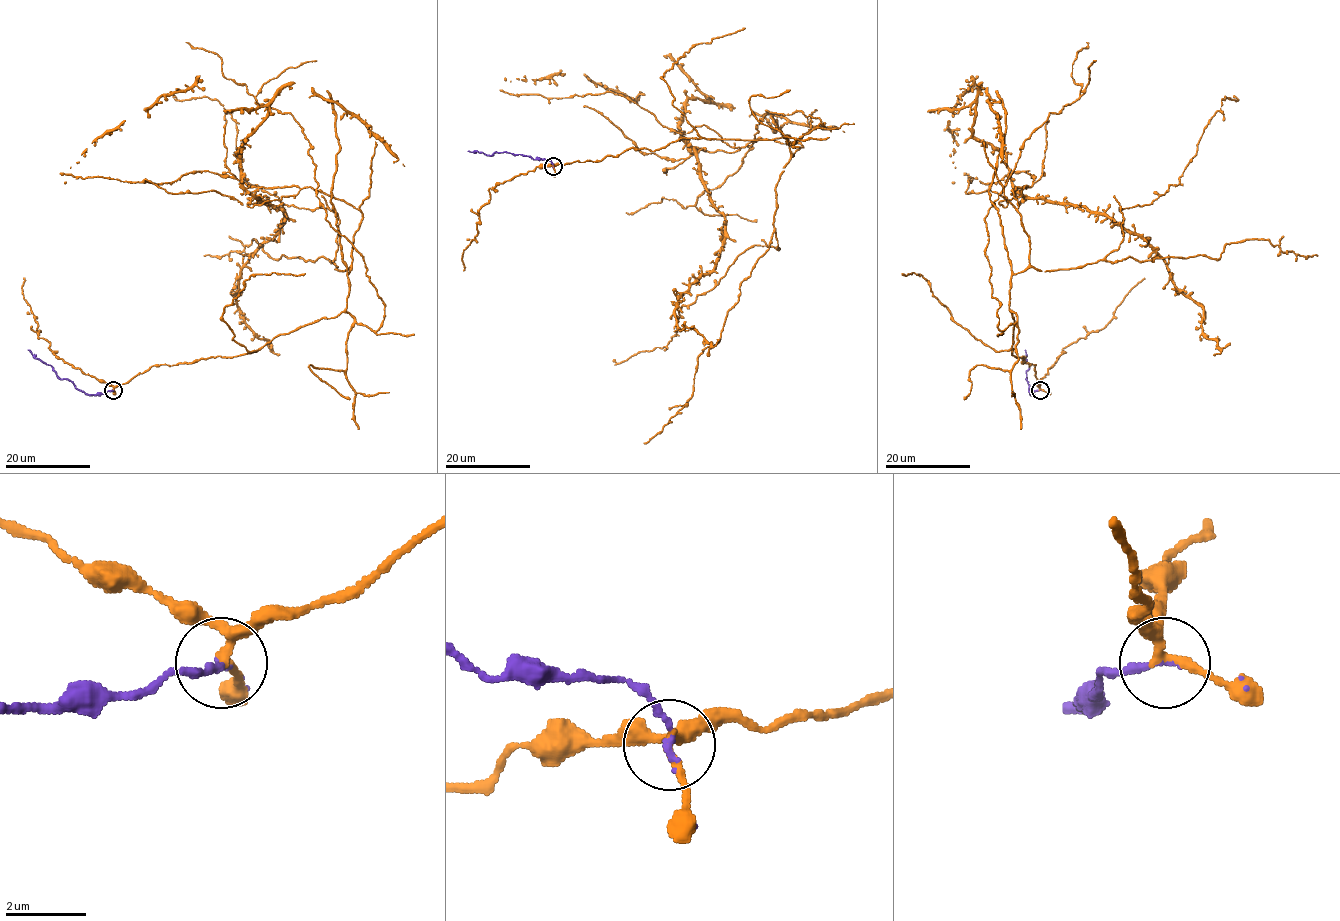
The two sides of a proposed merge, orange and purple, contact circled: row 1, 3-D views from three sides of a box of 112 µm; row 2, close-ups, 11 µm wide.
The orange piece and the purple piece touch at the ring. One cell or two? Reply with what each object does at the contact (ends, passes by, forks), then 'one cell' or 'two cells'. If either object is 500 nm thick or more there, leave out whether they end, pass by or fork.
orange forks there; purple ends there; one cell

